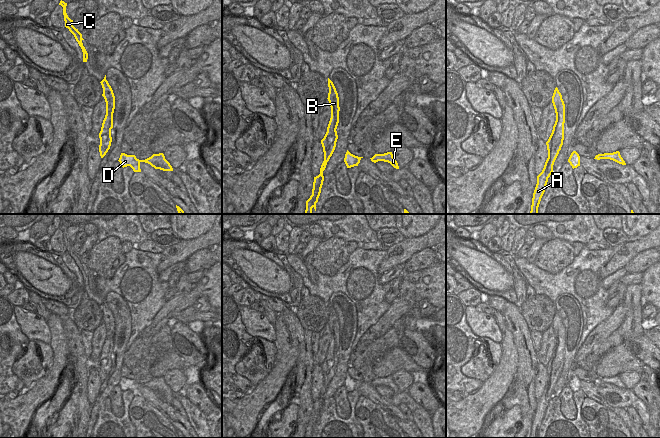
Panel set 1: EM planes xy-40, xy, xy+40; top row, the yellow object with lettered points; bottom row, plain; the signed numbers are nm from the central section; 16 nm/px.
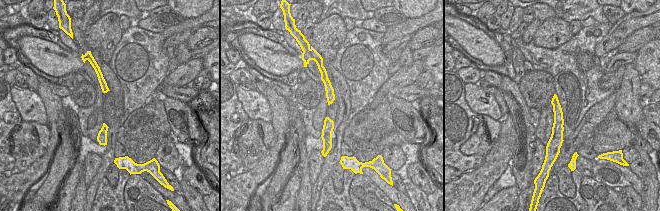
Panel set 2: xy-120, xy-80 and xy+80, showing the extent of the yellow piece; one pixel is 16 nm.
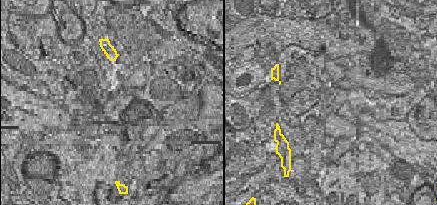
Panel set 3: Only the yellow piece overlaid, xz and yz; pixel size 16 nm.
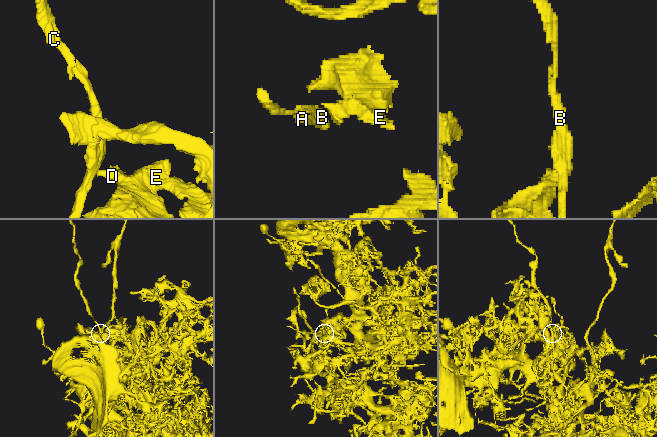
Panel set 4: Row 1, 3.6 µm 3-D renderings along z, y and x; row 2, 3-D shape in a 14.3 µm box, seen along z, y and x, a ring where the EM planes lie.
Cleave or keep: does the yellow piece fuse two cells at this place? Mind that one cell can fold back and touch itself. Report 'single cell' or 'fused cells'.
fused cells

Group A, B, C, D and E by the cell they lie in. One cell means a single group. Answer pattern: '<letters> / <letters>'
A B D E / C

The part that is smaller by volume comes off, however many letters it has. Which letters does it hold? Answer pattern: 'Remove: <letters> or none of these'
Remove: C

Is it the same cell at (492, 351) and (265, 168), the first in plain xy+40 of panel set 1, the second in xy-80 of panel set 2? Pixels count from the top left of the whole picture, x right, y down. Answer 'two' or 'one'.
two

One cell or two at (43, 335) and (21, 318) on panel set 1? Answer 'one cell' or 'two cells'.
one cell

